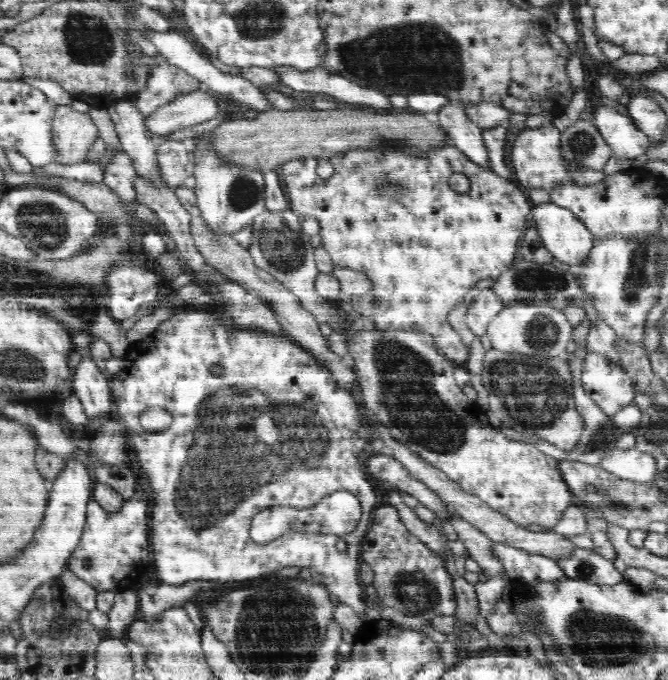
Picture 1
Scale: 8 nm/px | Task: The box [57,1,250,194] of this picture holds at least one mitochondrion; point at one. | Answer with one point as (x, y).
(87, 40)

